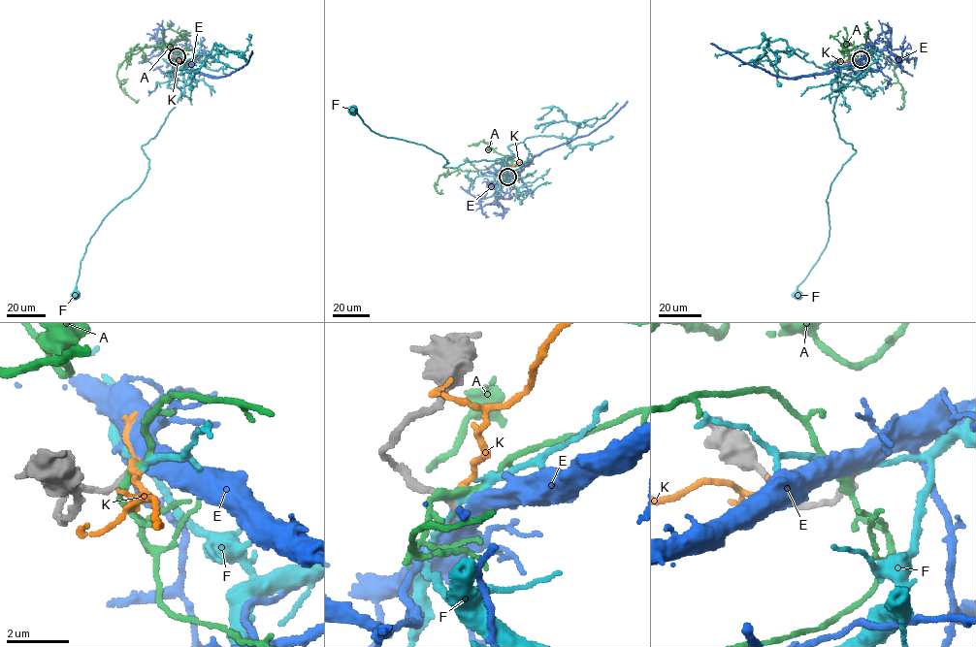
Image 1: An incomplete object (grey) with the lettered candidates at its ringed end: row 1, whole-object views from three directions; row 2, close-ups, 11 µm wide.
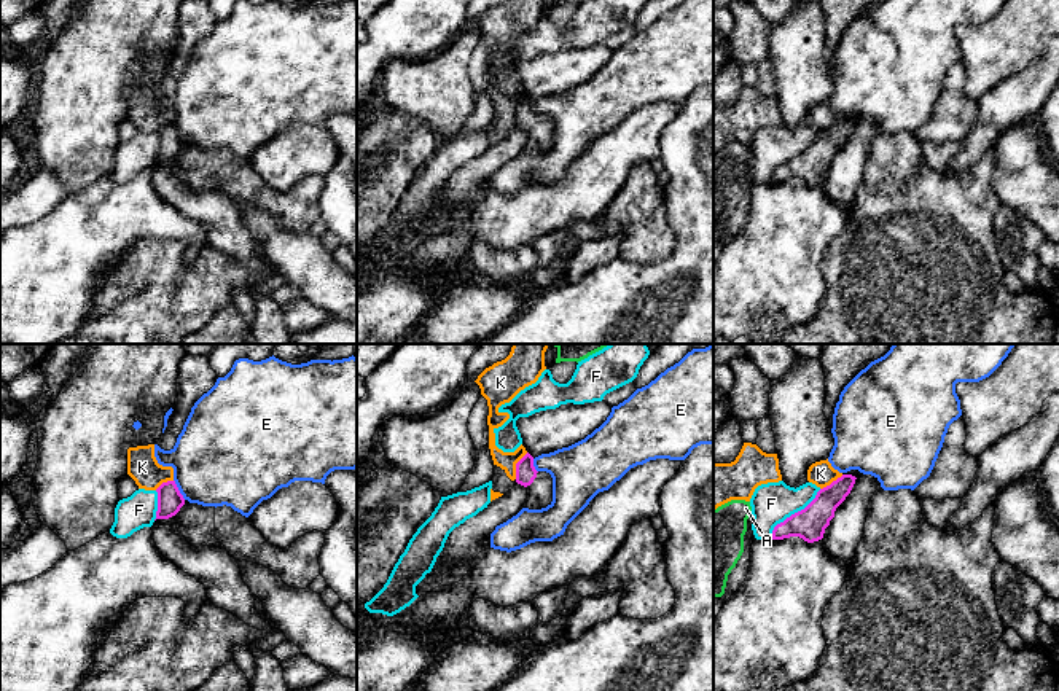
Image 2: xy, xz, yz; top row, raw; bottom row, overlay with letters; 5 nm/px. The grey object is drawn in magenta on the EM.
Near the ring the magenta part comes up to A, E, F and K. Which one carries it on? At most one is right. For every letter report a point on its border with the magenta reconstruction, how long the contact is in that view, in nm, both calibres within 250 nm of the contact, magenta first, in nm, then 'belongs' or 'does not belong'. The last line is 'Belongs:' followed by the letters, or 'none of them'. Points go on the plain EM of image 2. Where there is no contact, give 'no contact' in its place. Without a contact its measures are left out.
A: no contact | does not belong
E: xy (177, 132) | 120 nm | 130/460 nm | does not belong
F: yz (792, 158) | 380 nm | 160/220 nm | does not belong
K: xz (516, 109) | 150 nm | 100/100 nm | does not belong
Belongs: none of them

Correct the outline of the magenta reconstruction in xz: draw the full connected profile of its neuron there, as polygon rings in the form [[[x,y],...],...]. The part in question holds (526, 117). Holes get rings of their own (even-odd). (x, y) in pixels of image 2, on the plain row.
[[[529,96],[516,107],[516,126],[527,132],[524,151],[541,153],[551,148],[553,121],[546,115],[535,113]]]

